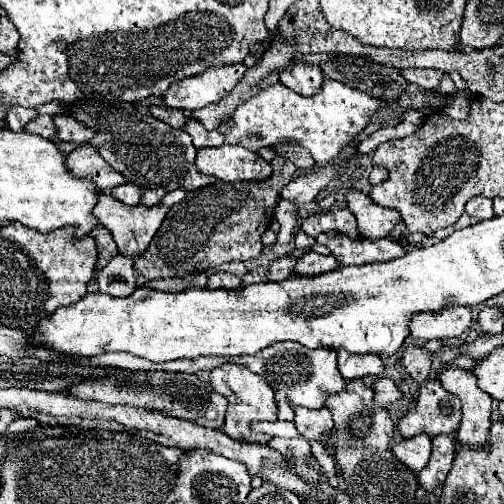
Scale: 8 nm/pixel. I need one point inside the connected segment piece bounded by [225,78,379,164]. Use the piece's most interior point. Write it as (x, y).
(325, 123)

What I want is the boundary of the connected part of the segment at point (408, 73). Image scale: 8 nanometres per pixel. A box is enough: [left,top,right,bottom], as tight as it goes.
[403,68,443,90]

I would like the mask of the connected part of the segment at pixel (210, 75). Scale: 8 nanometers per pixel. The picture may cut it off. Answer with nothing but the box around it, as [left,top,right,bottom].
[163,64,247,110]

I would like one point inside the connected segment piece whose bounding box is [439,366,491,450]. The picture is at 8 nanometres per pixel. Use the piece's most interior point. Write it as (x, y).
(474, 431)

